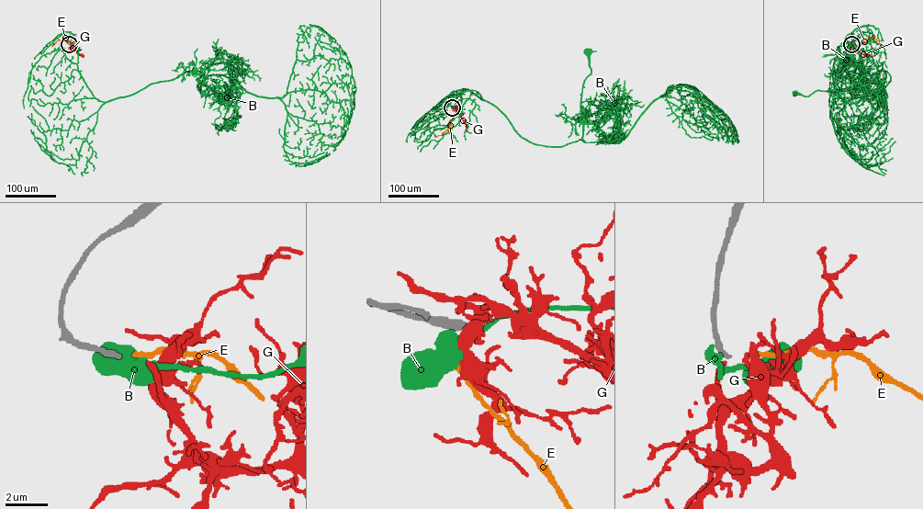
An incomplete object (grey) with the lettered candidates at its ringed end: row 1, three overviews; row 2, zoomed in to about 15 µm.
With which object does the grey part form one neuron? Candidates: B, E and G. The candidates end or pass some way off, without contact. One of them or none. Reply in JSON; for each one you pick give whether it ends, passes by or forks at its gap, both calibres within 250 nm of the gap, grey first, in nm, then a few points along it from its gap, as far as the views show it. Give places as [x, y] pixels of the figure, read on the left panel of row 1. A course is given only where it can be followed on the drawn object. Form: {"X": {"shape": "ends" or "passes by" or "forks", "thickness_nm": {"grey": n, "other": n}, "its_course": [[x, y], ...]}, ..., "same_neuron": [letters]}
{"E": {"shape": "ends", "thickness_nm": {"grey": 240, "other": 190}, "its_course": [[70, 44], [73, 45], [65, 37], [51, 46]]}, "same_neuron": ["E"]}

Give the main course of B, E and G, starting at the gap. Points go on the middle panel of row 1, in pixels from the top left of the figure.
B: (453, 107), (469, 90), (534, 144), (584, 141), (587, 50)
E: (453, 108), (455, 114), (448, 129), (434, 137)
G: (453, 107), (461, 114), (466, 130)

